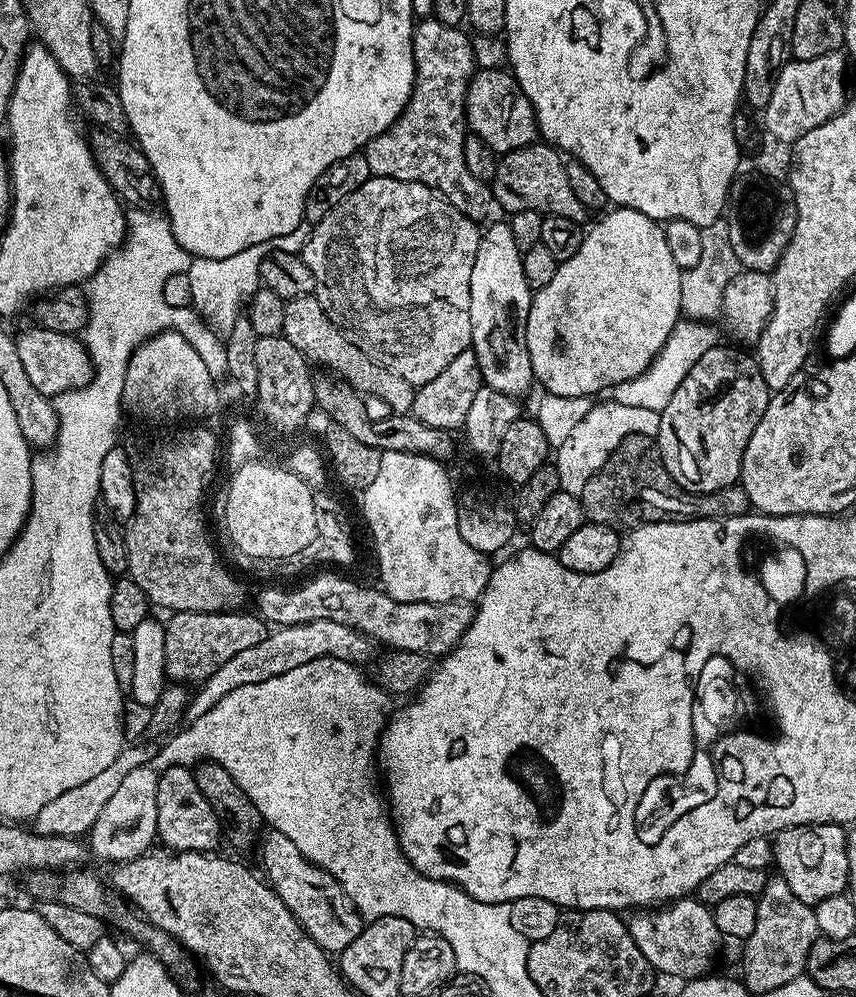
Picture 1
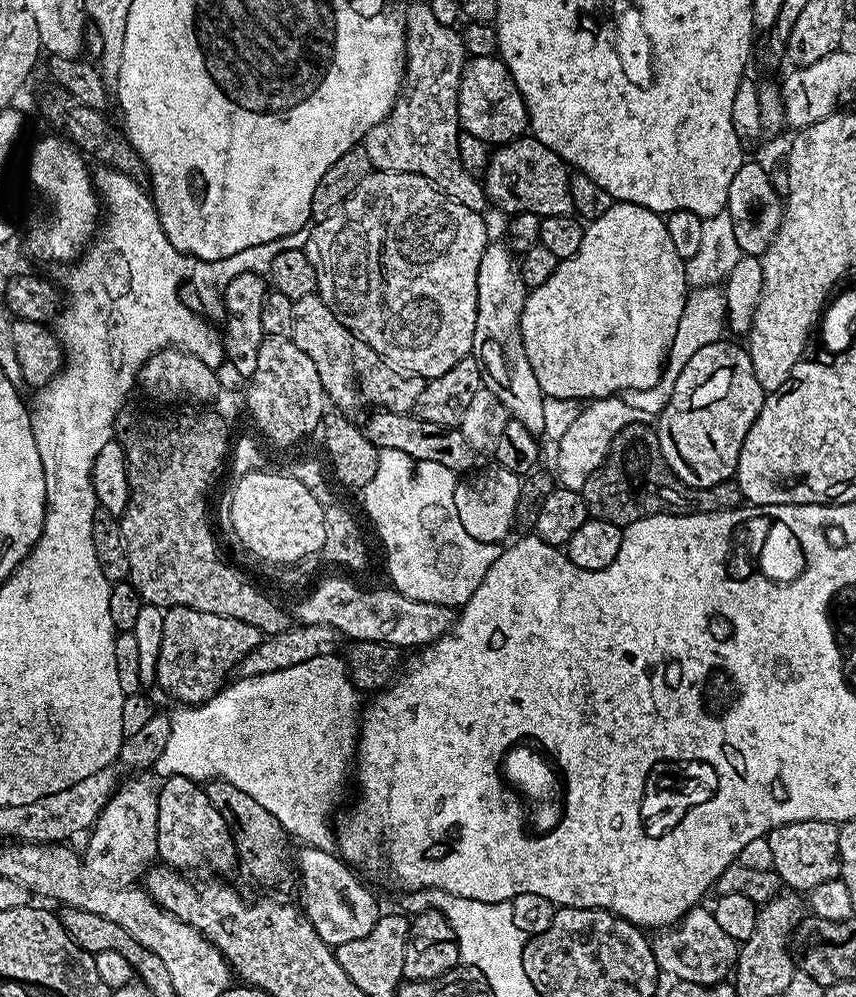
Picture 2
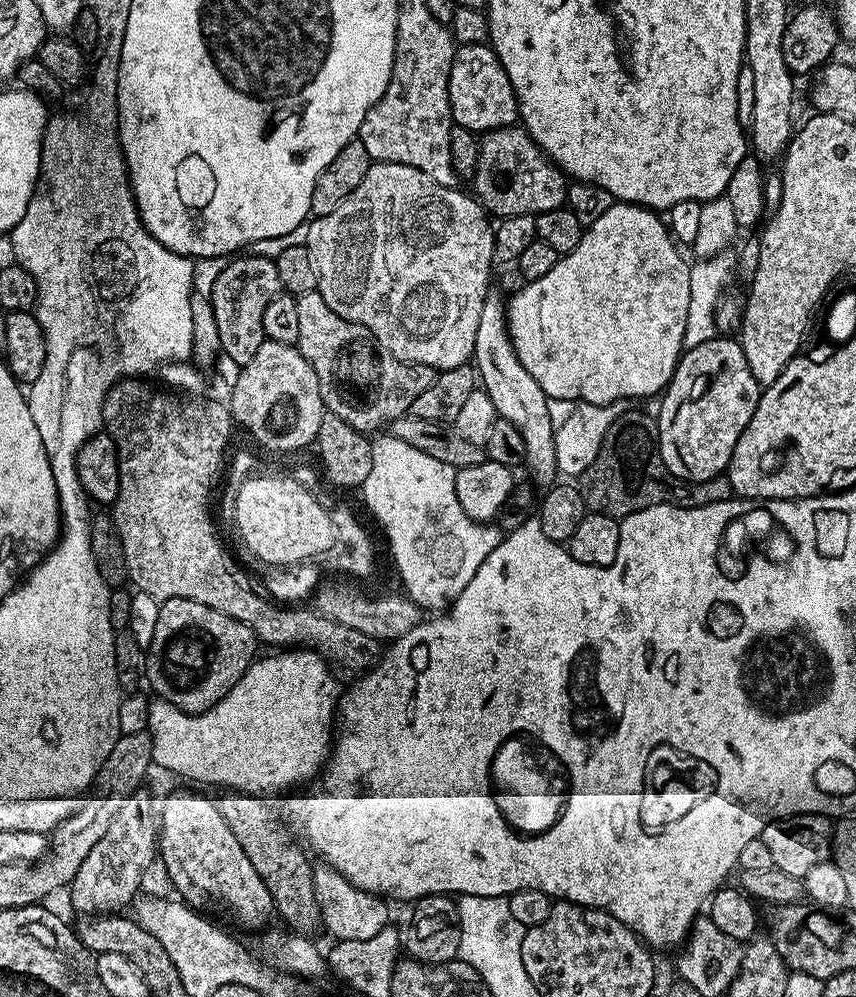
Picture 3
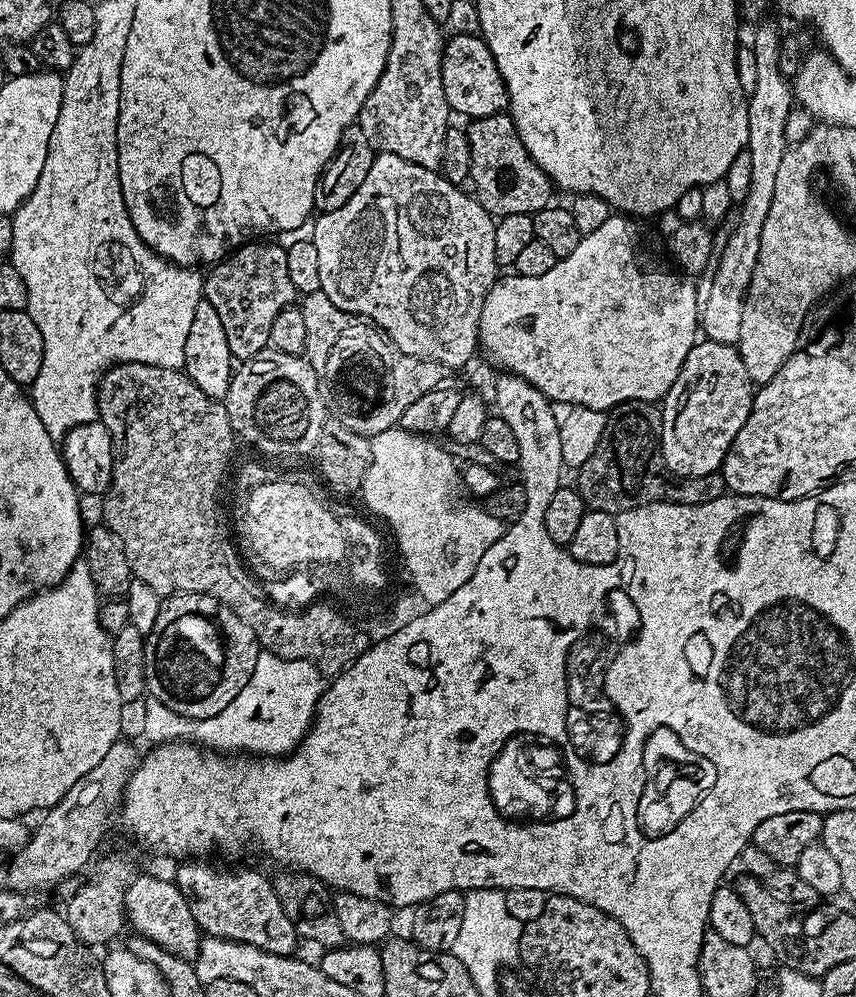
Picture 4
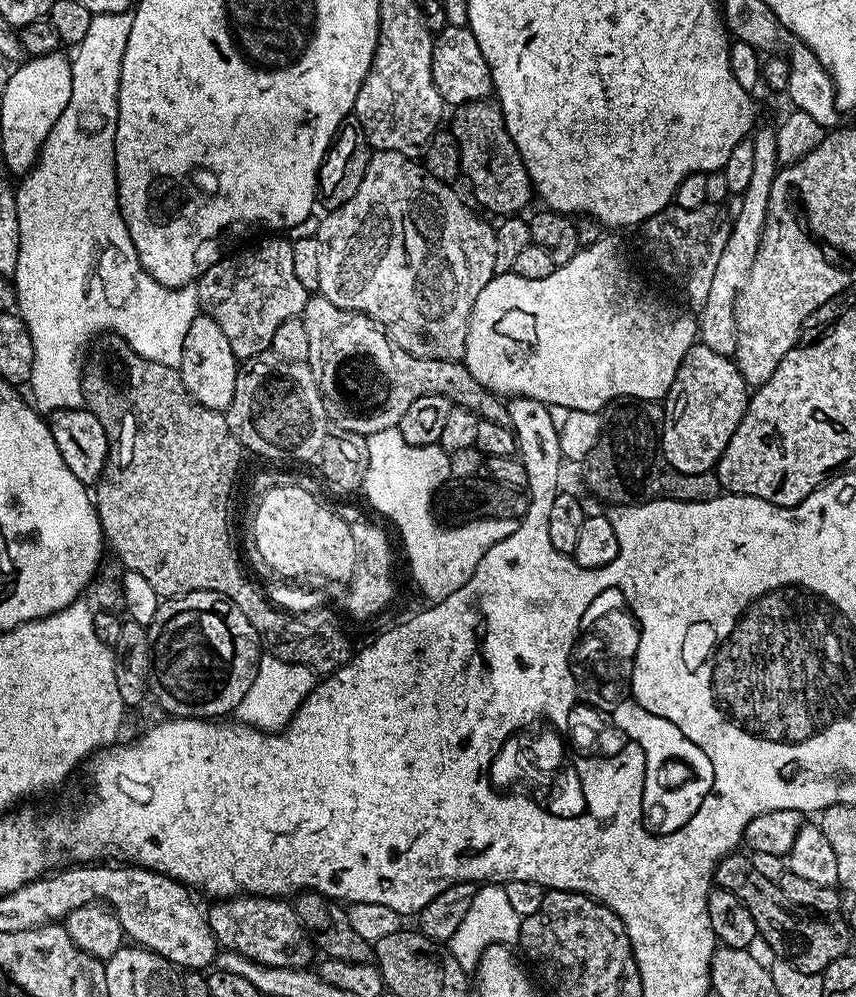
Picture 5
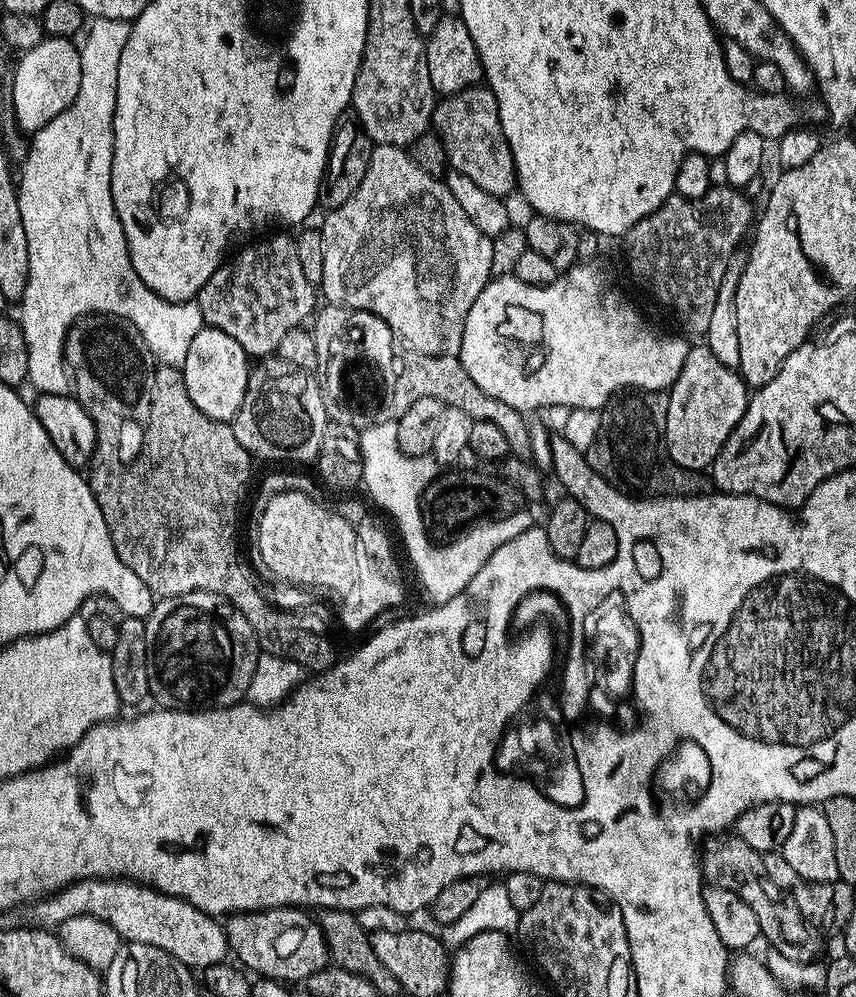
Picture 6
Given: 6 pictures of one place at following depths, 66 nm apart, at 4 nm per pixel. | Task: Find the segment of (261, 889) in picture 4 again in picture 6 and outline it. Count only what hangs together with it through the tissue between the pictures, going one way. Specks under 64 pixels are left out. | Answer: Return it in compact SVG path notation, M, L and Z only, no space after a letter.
M299 906L231 913L224 922L229 953L241 967L265 980L307 981L310 974L330 964L326 938L319 923L308 916Z

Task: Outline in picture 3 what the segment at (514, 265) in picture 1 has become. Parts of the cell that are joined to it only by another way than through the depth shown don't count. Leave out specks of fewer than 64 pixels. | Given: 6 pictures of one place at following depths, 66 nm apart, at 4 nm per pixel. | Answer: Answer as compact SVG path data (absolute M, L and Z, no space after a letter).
M496 294L488 295L482 306L482 318L478 318L474 368L484 392L490 394L490 402L494 402L497 417L509 420L517 428L518 434L522 434L522 442L526 442L526 458L523 467L528 468L529 474L532 475L533 482L531 483L544 484L543 486L557 483L556 428L550 422L549 398L542 390L542 386L534 382L530 370L522 366L508 333L505 301L503 299L500 301Z

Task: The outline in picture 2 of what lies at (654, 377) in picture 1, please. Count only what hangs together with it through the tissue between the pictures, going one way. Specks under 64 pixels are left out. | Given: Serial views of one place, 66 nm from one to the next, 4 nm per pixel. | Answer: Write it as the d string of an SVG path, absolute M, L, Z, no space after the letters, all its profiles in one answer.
M708 285L702 288L695 288L689 291L686 306L683 308L682 317L678 322L677 333L674 341L671 342L671 348L668 351L667 362L664 366L664 372L660 380L653 387L646 387L644 390L624 391L620 394L625 404L650 416L658 416L665 408L666 402L670 400L670 394L674 390L674 382L678 375L685 369L686 363L702 347L712 345L714 342L723 339L726 332L727 323L727 300L724 290L717 285Z

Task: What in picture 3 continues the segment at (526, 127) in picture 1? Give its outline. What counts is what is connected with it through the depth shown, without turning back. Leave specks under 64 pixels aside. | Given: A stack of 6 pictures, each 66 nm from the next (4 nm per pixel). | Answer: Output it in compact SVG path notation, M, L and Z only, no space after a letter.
M487 43L461 44L457 47L454 62L450 66L448 93L452 119L457 128L483 134L492 132L495 128L513 127L520 115L514 86L500 65L500 59Z

